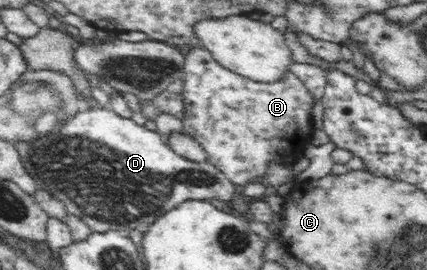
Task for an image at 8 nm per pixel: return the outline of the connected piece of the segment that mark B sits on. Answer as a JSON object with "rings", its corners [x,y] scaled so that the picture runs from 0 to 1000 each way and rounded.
{"rings":[[[447,178],[440,196],[431,207],[431,244],[429,252],[429,319],[422,348],[429,352],[429,374],[436,381],[436,430],[431,430],[424,448],[433,489],[445,504],[457,511],[459,526],[471,533],[471,544],[482,559],[482,593],[496,604],[506,622],[515,626],[527,656],[546,674],[550,685],[564,700],[571,685],[583,674],[609,674],[618,689],[632,700],[630,678],[618,656],[628,615],[637,596],[653,596],[658,604],[670,604],[674,596],[696,589],[712,556],[717,526],[724,526],[726,504],[735,481],[733,456],[728,441],[731,396],[735,393],[738,367],[726,352],[726,341],[717,322],[712,322],[710,304],[705,304],[684,267],[674,267],[665,281],[665,293],[656,293],[649,304],[637,307],[614,307],[597,304],[588,293],[574,289],[562,274],[550,274],[534,259],[532,248],[520,244],[489,193],[478,178]]]}

